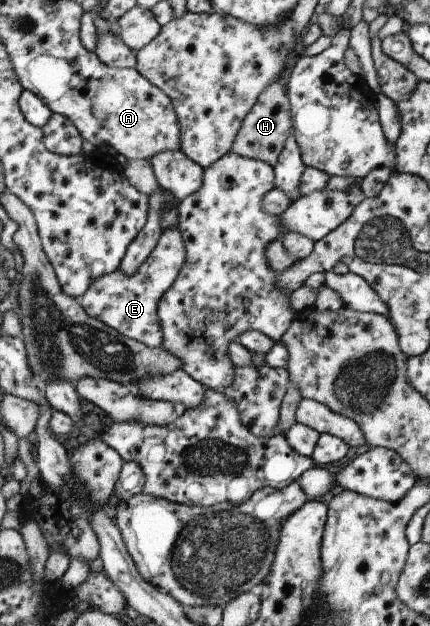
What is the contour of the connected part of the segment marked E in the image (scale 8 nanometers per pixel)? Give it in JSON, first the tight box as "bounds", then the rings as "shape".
{"bounds":[77,226,184,348],"shape":[[[170,226],[161,231],[157,245],[150,252],[150,256],[144,259],[132,276],[124,276],[118,269],[100,276],[88,285],[88,290],[84,290],[80,298],[77,298],[78,304],[89,317],[99,320],[118,334],[138,341],[148,348],[160,347],[162,331],[156,318],[156,306],[164,290],[170,288],[182,264],[184,264],[184,243],[180,238],[178,227]]]}

